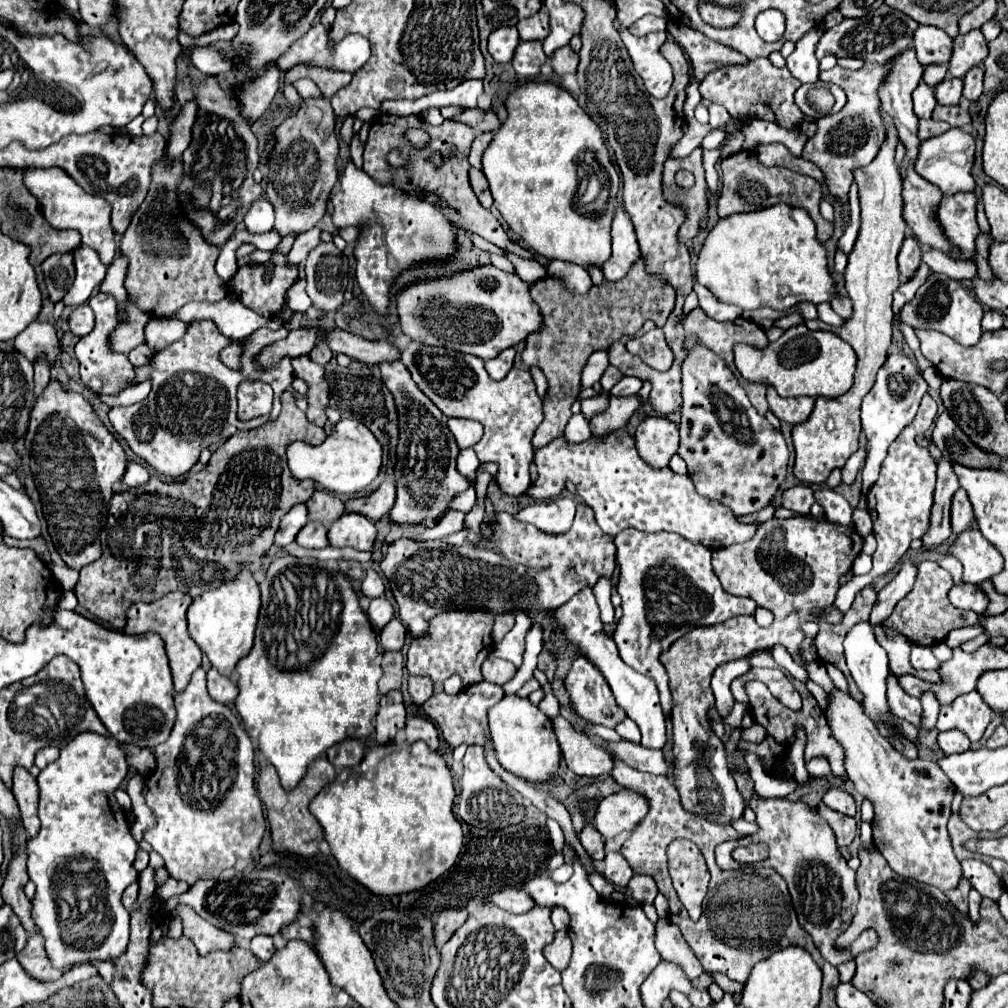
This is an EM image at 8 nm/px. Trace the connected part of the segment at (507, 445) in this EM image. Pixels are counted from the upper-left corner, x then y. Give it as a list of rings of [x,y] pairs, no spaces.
[[[416,341],[402,349],[400,361],[408,365],[416,385],[446,417],[474,419],[484,425],[484,437],[474,445],[478,459],[494,461],[498,465],[498,487],[506,495],[522,495],[522,491],[530,485],[530,463],[534,461],[532,435],[544,419],[542,399],[536,393],[532,375],[526,369],[510,369],[502,381],[494,381],[486,373],[480,357],[450,349],[432,349]]]

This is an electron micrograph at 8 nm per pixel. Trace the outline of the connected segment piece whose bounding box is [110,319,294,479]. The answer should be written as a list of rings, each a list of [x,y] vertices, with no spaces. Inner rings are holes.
[[[212,319],[194,321],[182,339],[154,355],[148,365],[136,367],[136,379],[132,383],[140,383],[146,377],[152,377],[152,391],[140,403],[110,409],[110,421],[116,433],[124,437],[130,449],[148,465],[152,465],[158,473],[168,475],[172,479],[182,477],[196,465],[200,451],[216,443],[216,435],[226,435],[222,437],[222,441],[226,441],[228,435],[232,437],[238,431],[256,429],[268,421],[274,421],[280,415],[280,395],[294,381],[294,369],[290,365],[290,359],[284,359],[282,365],[278,365],[276,369],[256,371],[256,367],[252,365],[252,357],[264,345],[280,341],[286,335],[288,331],[284,327],[276,331],[254,331],[244,339],[240,369],[230,369],[220,361],[220,351],[228,347],[232,339],[222,335]],[[242,381],[264,381],[274,387],[274,409],[270,411],[270,415],[256,417],[250,421],[236,419],[236,389]]]

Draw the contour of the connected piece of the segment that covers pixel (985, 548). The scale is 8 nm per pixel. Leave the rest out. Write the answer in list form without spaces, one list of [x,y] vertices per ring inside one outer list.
[[[978,527],[960,533],[950,545],[948,555],[960,559],[960,563],[964,565],[964,583],[982,583],[988,577],[1000,573],[1004,565],[1002,553],[988,539],[984,539]]]

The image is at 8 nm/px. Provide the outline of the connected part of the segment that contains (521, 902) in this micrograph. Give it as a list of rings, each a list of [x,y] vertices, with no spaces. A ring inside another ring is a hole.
[[[502,889],[498,893],[492,893],[488,901],[496,903],[498,907],[510,913],[528,913],[536,907],[536,901],[524,889]]]

